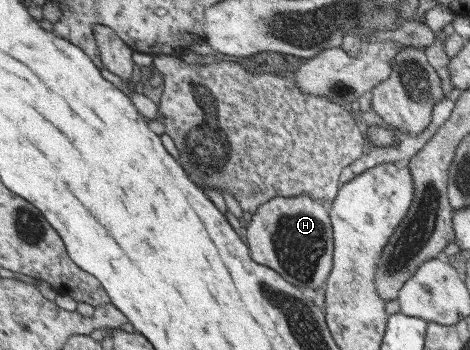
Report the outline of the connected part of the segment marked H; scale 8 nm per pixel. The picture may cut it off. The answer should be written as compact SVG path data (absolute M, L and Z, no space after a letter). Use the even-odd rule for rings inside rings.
M309 194L274 196L262 203L250 221L243 223L244 233L256 263L272 268L282 279L298 288L322 286L332 271L335 239L328 217L329 203L312 199Z

